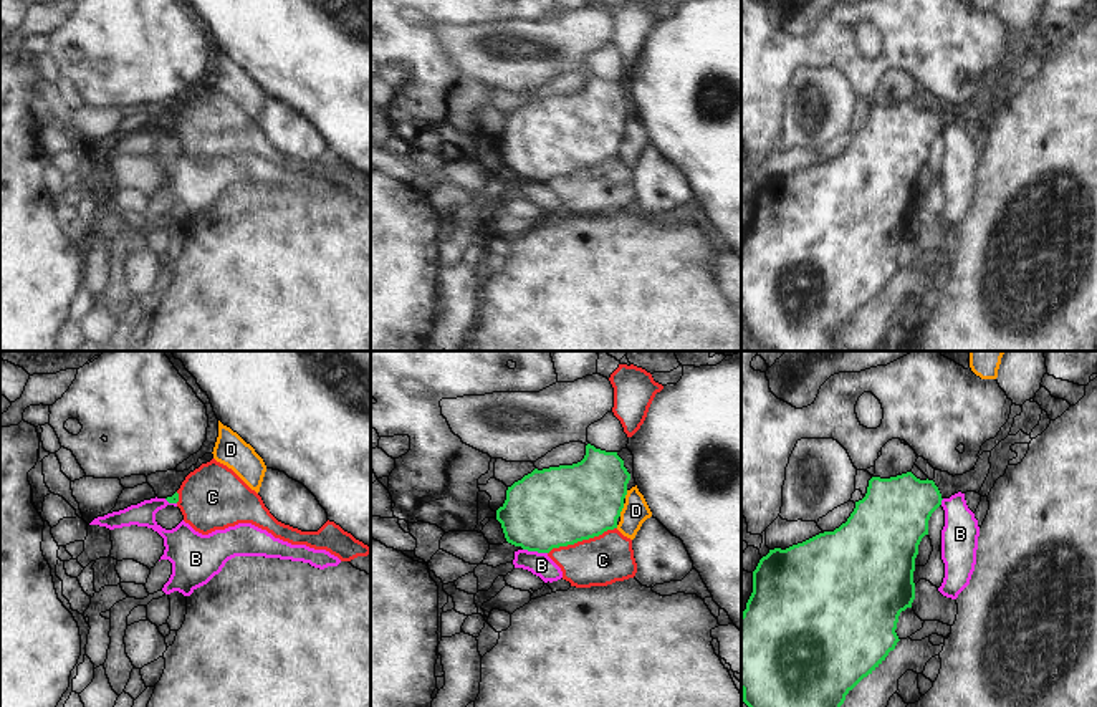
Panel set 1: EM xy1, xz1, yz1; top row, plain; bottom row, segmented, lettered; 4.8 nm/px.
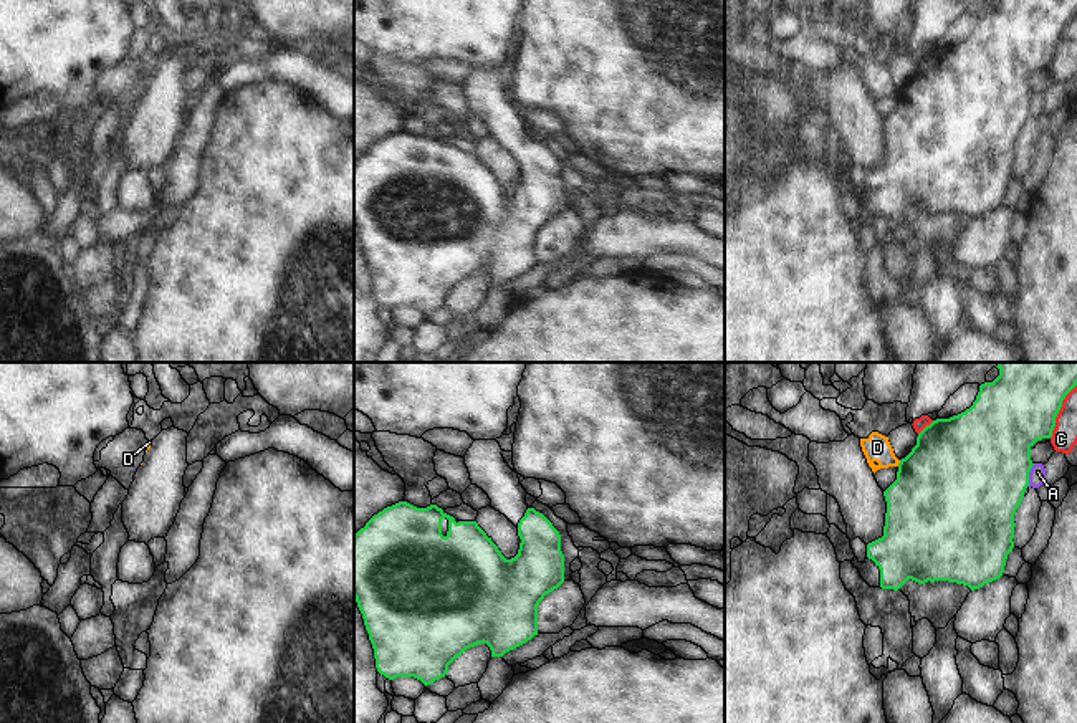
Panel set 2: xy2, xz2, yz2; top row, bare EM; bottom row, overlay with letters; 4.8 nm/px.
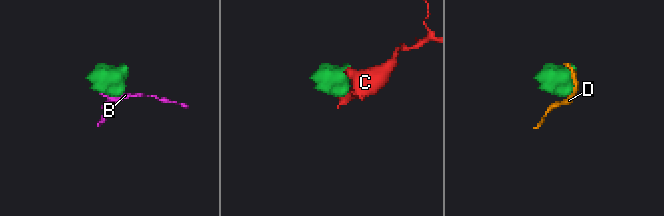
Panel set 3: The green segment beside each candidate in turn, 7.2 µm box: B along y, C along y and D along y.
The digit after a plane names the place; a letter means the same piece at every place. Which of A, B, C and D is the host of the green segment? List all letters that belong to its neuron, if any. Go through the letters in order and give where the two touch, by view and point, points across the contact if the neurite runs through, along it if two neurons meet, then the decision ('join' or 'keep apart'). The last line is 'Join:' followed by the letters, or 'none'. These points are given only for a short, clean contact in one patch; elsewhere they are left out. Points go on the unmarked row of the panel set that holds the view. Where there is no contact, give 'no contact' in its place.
A: contact yz2 (1028, 105); border yz2 (1034, 93), (1028, 114); keep apart
B: contact xz1 (535, 179); border xz1 (523, 177), (546, 182); keep apart
C: contact xz1 (581, 169); keep apart
D: contact xz1 (621, 139); keep apart
Join: none

